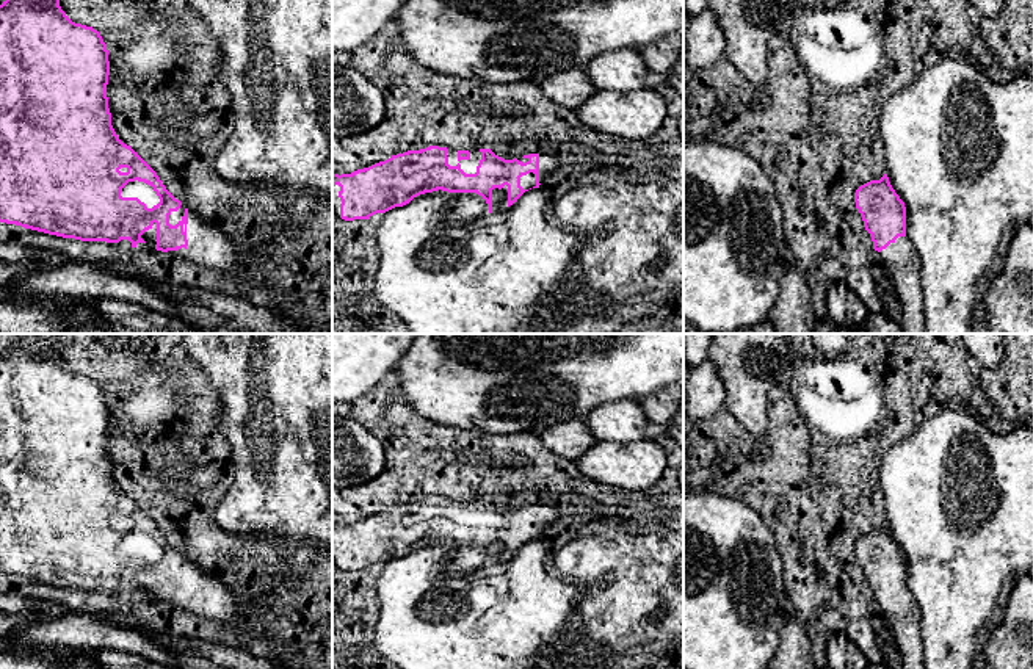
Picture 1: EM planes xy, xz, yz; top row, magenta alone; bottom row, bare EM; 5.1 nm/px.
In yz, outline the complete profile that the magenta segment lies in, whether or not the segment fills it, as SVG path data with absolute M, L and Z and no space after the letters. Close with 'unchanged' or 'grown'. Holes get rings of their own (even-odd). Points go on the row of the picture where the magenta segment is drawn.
M887 174L861 185L854 202L901 302L901 334L925 334L920 262L906 237L904 202L892 188Z; grown

